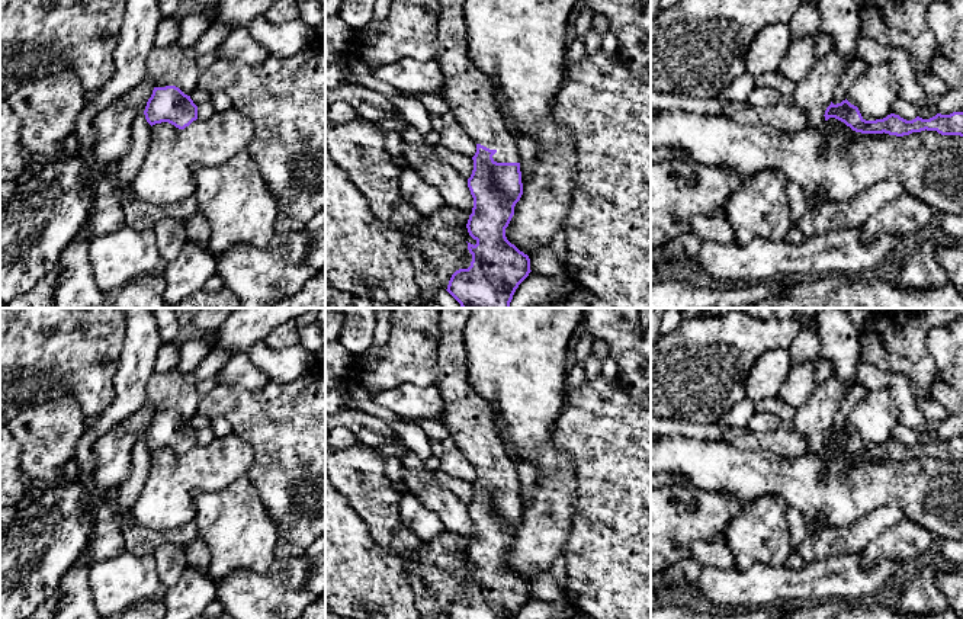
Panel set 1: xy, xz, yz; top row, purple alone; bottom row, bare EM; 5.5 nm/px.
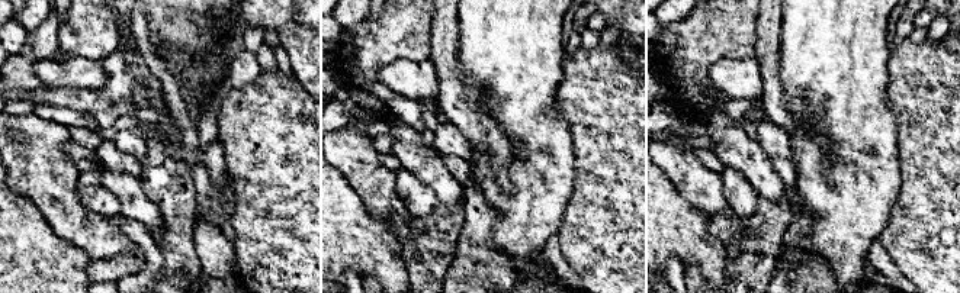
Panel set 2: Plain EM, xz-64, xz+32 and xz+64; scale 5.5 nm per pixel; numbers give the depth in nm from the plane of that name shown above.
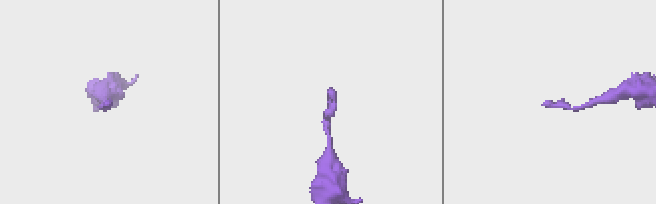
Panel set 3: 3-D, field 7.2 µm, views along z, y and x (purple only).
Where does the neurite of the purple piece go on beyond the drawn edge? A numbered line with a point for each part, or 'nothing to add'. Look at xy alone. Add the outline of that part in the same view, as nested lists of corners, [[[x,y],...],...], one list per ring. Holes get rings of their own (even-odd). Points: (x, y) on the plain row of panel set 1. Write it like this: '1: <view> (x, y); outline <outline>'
nothing to add

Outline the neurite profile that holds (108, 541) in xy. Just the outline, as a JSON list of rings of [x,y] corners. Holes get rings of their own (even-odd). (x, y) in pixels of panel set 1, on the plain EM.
[[[144,405],[137,414],[118,424],[132,430],[137,436],[132,448],[131,475],[118,488],[118,497],[113,501],[103,500],[94,511],[92,545],[84,552],[90,567],[125,552],[125,538],[121,523],[131,516],[132,506],[142,491],[151,468],[151,450],[145,445],[144,436],[153,416],[153,408]]]

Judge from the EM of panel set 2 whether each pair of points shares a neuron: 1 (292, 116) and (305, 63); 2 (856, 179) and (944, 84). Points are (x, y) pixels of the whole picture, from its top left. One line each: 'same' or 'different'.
1: different
2: different

